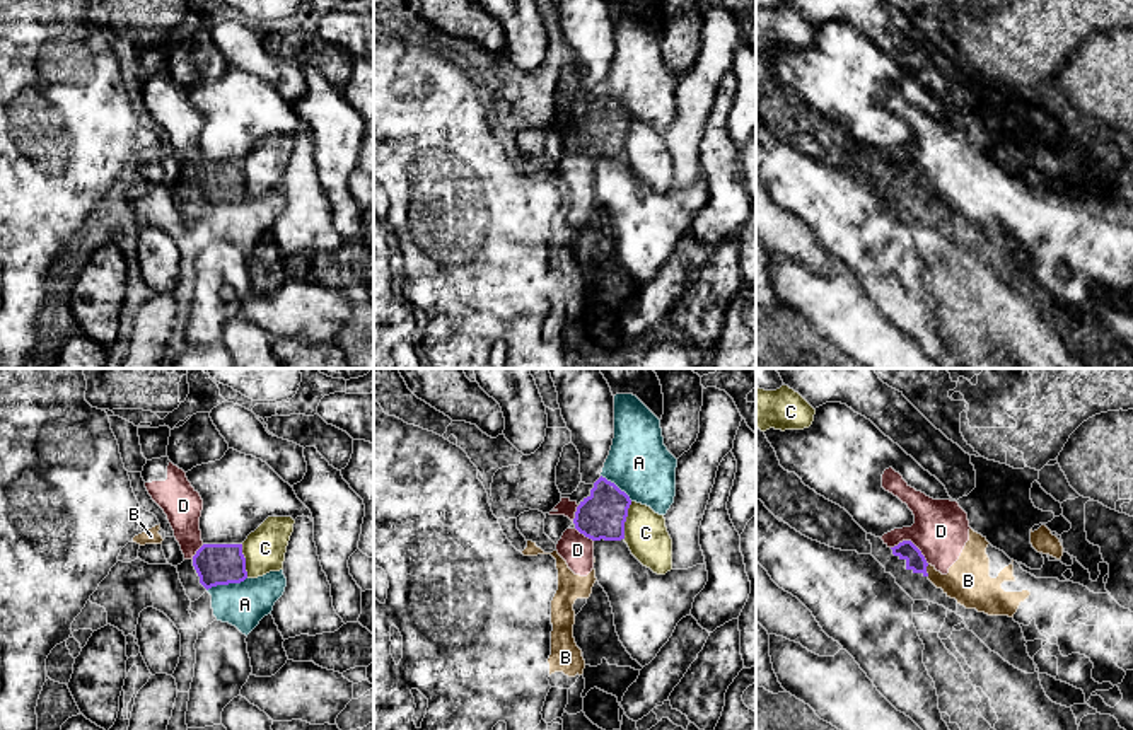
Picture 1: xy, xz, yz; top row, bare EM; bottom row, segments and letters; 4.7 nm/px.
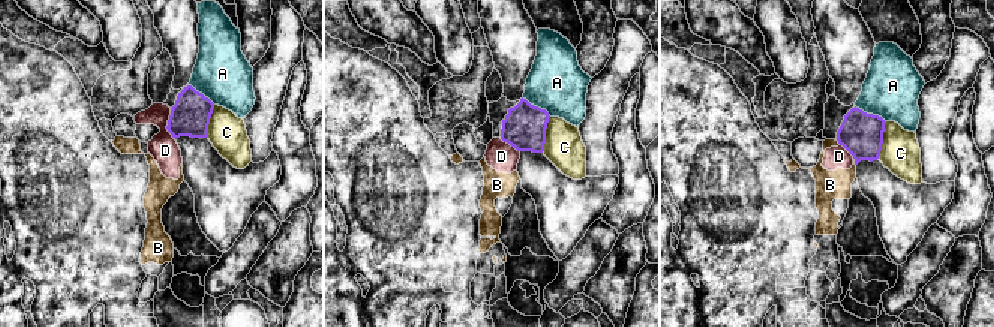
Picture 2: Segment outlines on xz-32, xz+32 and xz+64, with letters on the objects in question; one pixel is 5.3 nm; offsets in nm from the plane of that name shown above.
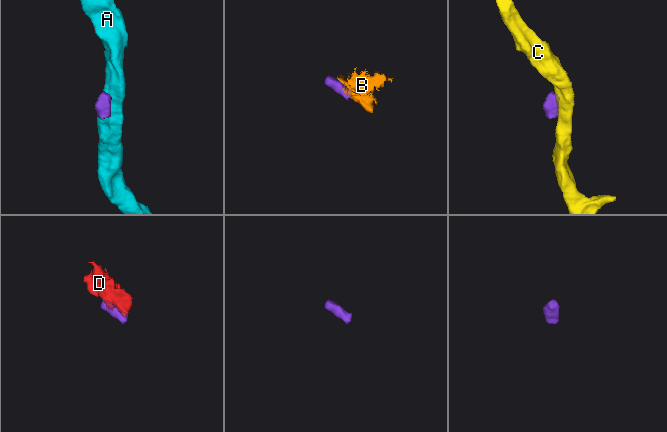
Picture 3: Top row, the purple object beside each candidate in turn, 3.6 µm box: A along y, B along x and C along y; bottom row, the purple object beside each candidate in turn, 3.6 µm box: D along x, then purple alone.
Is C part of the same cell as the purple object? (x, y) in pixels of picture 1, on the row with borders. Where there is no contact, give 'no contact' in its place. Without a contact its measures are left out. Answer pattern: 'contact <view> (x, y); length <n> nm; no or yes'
contact xz (625, 521); length 180 nm; no

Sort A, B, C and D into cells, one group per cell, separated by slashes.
A / B D / C

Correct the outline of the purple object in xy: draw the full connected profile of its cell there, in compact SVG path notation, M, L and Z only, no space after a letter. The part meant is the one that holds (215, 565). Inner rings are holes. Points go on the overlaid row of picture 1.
M203 544L193 556L193 566L206 590L247 578L242 544Z

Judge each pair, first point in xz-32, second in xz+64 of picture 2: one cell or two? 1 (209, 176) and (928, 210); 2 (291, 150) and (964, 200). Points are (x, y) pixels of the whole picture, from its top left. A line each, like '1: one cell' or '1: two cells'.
1: one cell
2: one cell

